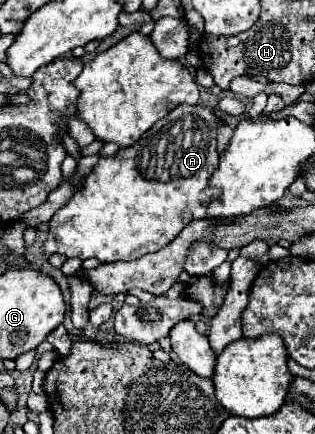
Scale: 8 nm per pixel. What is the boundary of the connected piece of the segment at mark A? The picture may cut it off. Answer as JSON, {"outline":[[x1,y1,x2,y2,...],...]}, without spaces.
{"outline":[[182,104,146,132,148,140,144,136,134,146,120,148,114,156,100,158,100,162,84,180,82,188,70,198,66,206,62,206,52,216,48,240,44,242,44,252,48,256,56,252,68,258,78,256,80,260,98,258,102,264,116,260,136,260,144,254,162,250,190,222,208,218,206,214,208,204,220,198,220,190,210,186,210,176,218,168,218,154,216,154,218,126,220,118,214,114,210,106]]}

